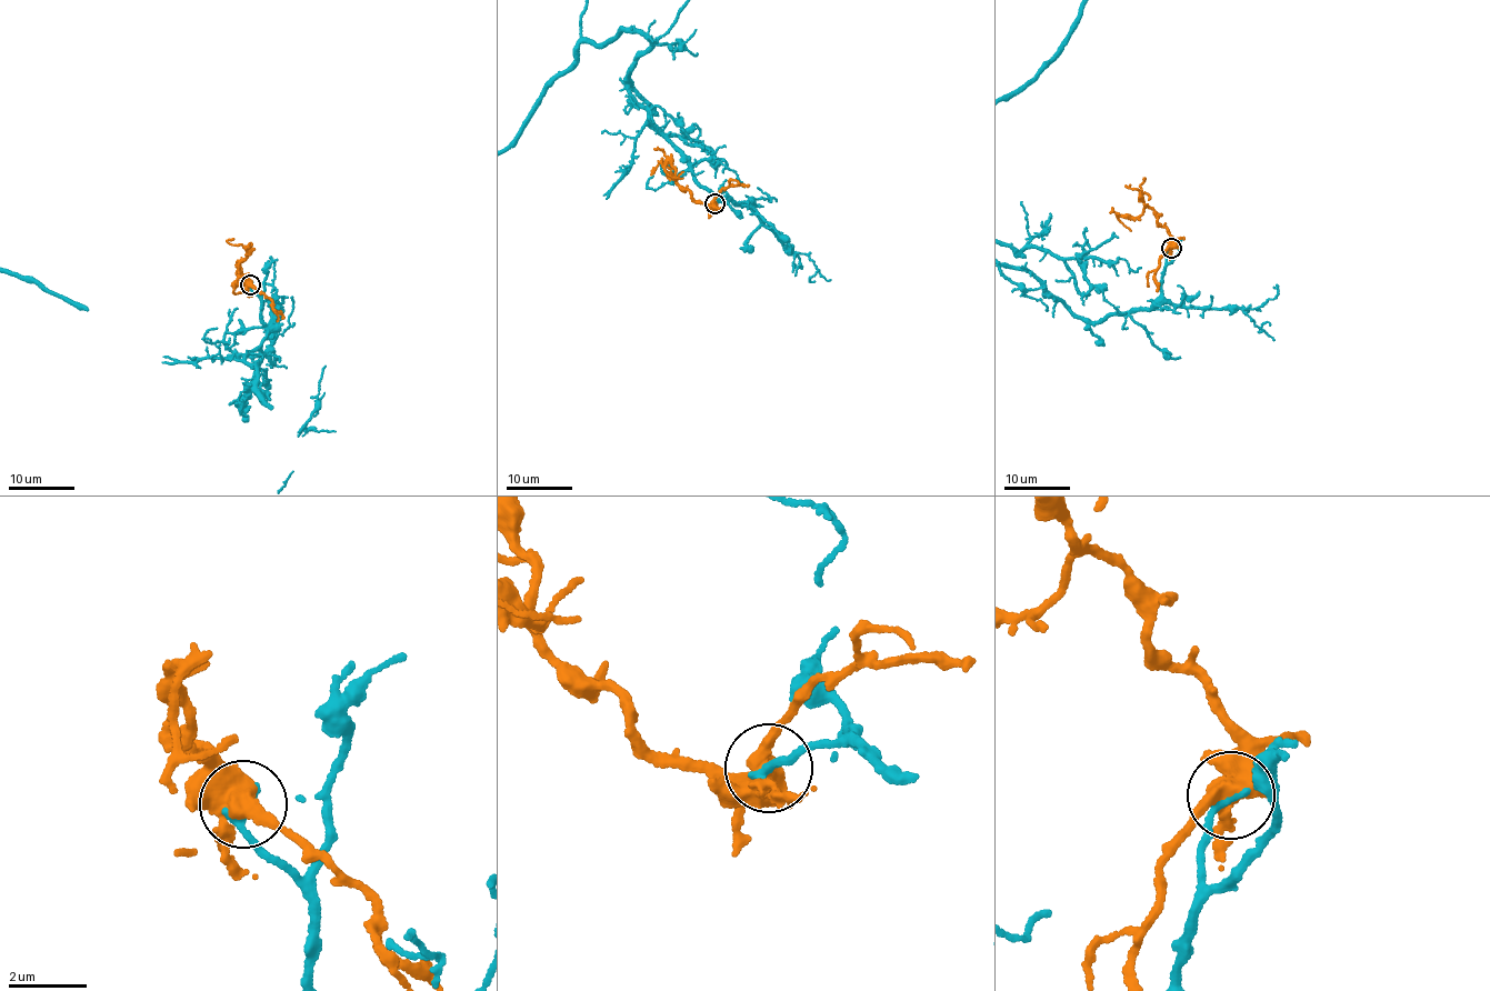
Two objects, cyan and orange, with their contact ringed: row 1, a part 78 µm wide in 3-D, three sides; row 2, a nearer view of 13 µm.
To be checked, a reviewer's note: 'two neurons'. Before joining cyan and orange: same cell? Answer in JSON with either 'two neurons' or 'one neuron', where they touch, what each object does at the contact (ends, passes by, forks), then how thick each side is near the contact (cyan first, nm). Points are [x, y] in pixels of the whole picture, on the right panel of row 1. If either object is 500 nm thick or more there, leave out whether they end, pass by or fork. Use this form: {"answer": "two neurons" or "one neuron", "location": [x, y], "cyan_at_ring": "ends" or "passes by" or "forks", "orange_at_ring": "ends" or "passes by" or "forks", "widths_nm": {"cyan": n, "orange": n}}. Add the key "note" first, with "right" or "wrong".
{"note": "right", "answer": "two neurons", "location": [1171, 248], "cyan_at_ring": "ends", "orange_at_ring": "forks", "widths_nm": {"cyan": 240, "orange": 480}}

